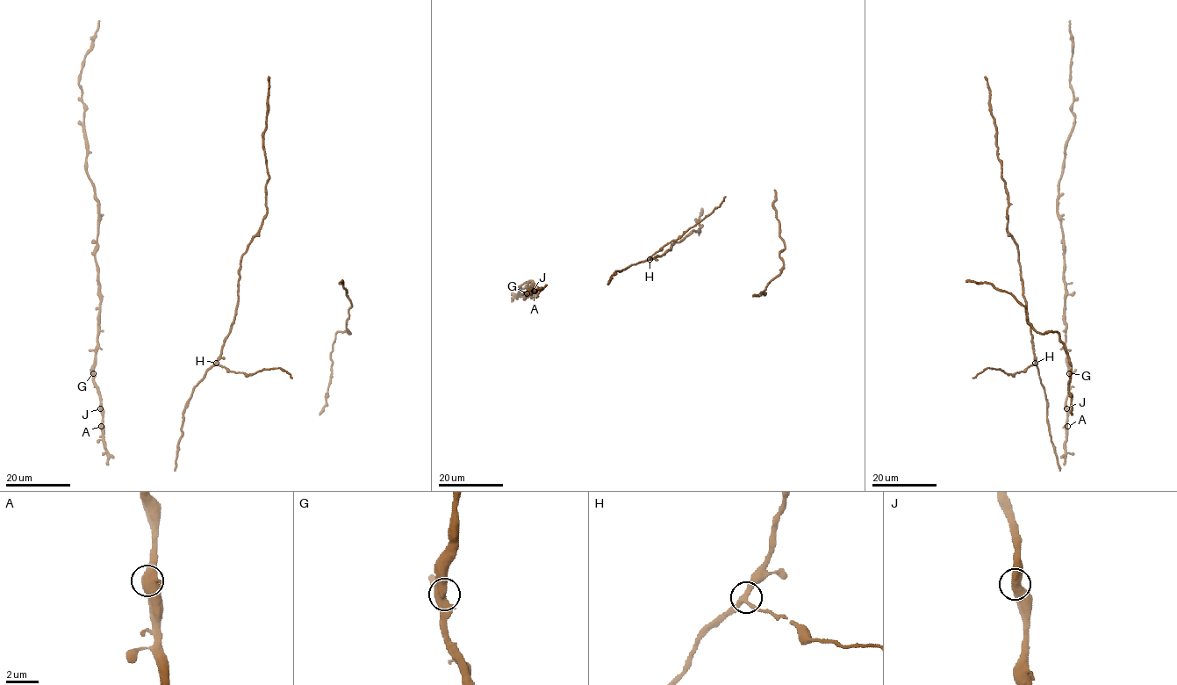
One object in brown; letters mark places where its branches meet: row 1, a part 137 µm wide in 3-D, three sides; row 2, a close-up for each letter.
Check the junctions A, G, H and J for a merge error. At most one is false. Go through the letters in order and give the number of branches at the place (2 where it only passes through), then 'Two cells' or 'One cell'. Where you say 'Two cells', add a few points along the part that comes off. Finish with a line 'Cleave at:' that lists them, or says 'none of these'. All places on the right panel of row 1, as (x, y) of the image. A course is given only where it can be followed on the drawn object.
A: Branches: 3. One cell
G: Branches: 3. One cell
H: Branches: 3. One cell
J: Branches: 2. One cell
Cleave at: none of these

